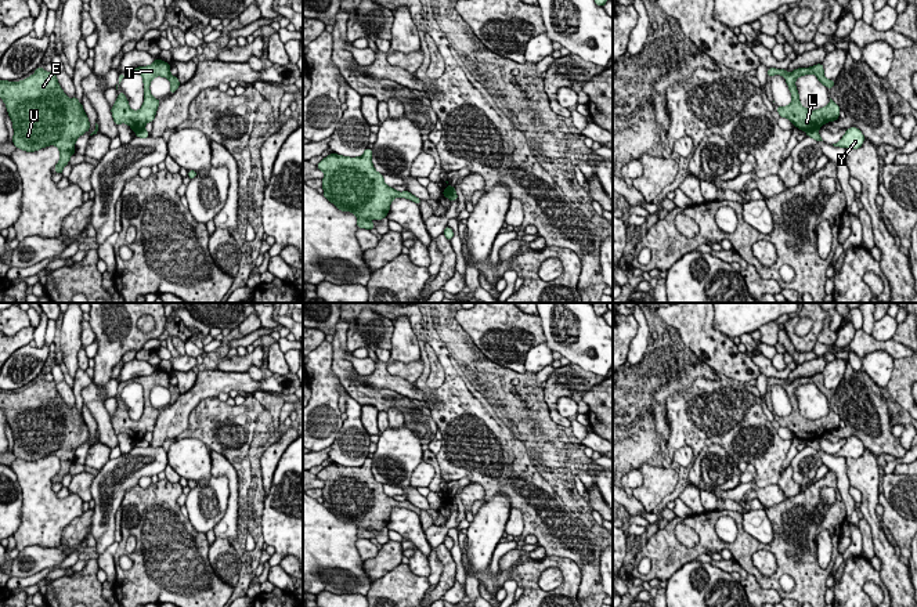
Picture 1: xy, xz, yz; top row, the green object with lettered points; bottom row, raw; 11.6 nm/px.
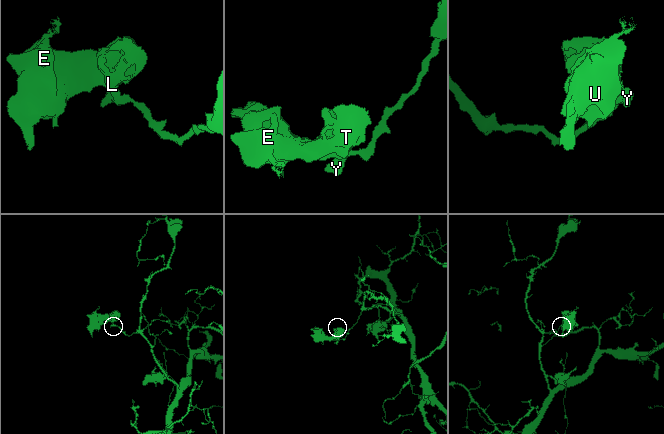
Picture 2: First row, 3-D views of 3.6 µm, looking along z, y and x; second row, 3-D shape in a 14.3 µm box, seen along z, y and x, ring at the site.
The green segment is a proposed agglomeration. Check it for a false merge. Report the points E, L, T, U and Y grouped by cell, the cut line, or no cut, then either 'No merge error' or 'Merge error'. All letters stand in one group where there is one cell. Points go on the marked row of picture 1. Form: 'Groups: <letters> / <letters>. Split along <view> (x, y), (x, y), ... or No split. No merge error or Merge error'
Groups: E L T U / Y. Split along yz (818, 129), (807, 132). Merge error

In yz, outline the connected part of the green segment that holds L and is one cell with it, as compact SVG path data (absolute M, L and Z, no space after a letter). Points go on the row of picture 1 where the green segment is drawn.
M817 64L811 68L798 68L791 73L788 73L786 69L768 69L768 77L772 77L776 73L786 79L793 97L790 105L777 106L776 111L781 118L790 119L795 127L804 131L819 130L824 123L834 122L840 118L841 108L831 98L827 106L816 111L806 109L799 102L799 94L794 83L799 76L813 73L822 84L824 84L827 88L833 88L835 80L833 82L824 77L823 64Z

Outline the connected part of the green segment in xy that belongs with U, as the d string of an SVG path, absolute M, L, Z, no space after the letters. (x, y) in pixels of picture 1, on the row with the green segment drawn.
M40 66L25 80L0 80L0 98L12 120L12 144L26 152L55 145L59 149L55 173L62 174L64 166L76 152L76 140L90 129L76 95L69 100L57 75Z

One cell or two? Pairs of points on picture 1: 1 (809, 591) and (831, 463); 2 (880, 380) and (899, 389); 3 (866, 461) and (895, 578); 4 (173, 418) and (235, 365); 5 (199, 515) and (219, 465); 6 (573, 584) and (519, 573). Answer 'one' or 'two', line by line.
1: two
2: two
3: one
4: two
5: two
6: one

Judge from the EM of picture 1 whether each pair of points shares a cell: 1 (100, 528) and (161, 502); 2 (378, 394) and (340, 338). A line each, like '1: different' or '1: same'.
1: different
2: same

